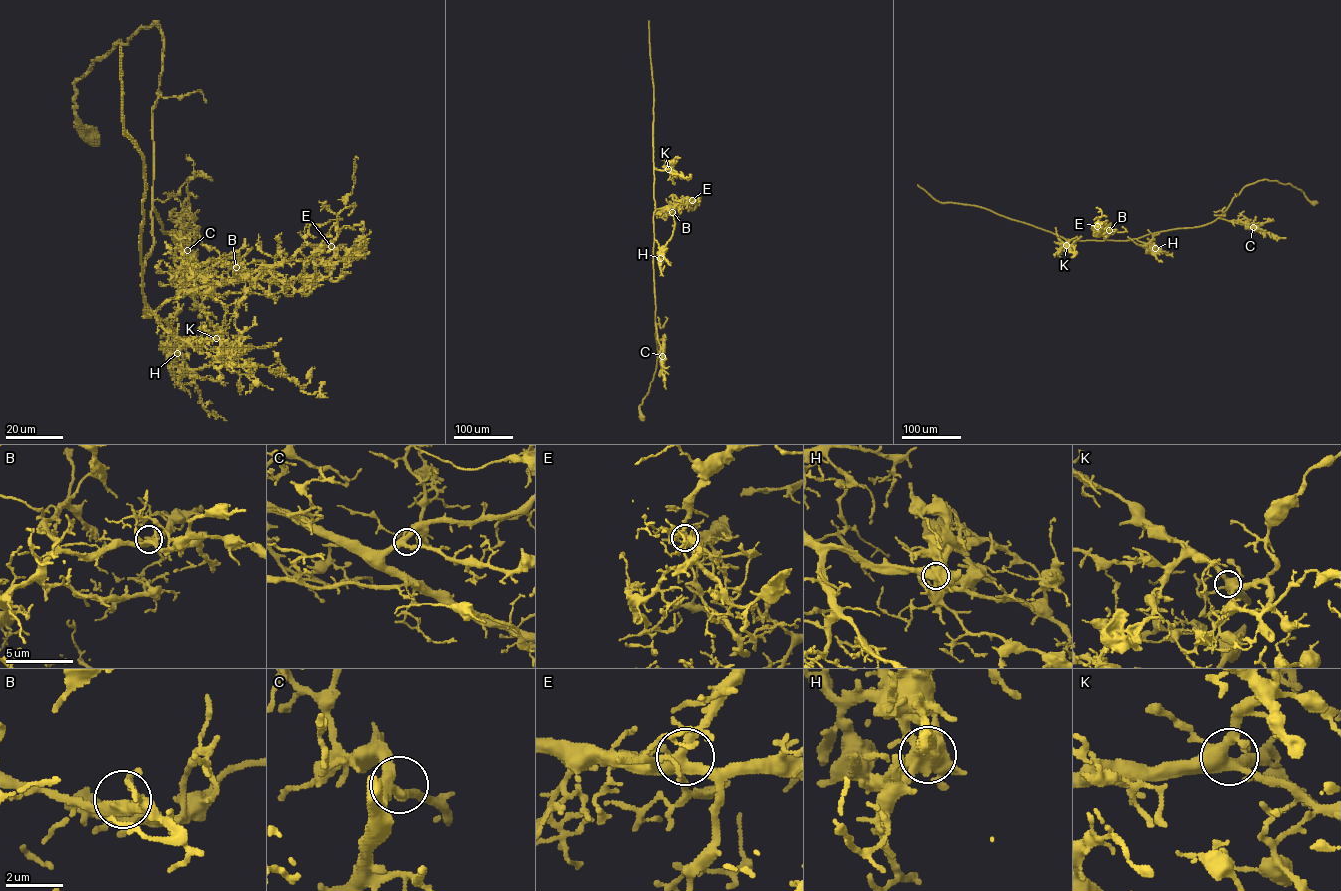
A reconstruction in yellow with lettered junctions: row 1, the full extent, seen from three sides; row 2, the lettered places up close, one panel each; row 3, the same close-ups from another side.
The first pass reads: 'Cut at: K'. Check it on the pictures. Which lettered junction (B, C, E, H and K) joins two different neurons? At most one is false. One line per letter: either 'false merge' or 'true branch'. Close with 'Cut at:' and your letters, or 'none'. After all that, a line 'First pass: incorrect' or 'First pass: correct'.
B: true branch
C: true branch
E: true branch
H: true branch
K: true branch
Cut at: none
First pass: incorrect

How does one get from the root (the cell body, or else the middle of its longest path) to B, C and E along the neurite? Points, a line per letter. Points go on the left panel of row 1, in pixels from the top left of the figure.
B: (90, 135), (76, 124), (75, 82), (157, 22), (143, 317), (251, 277), (236, 267)
C: (90, 135), (76, 124), (75, 82), (157, 22), (153, 206), (187, 250)
E: (90, 135), (76, 124), (75, 82), (157, 22), (143, 317), (306, 245), (331, 246)

